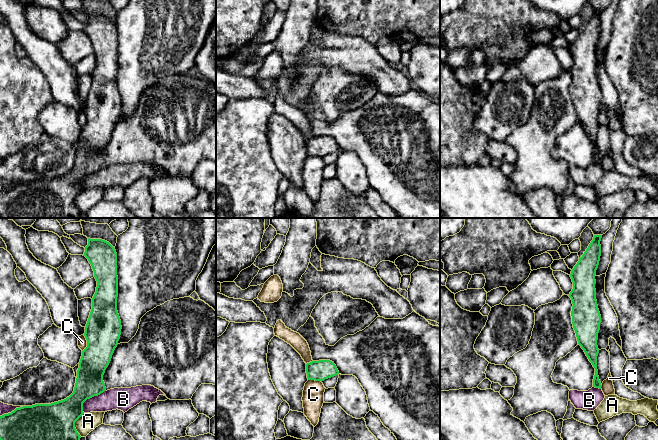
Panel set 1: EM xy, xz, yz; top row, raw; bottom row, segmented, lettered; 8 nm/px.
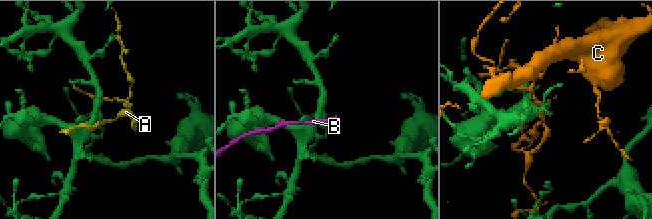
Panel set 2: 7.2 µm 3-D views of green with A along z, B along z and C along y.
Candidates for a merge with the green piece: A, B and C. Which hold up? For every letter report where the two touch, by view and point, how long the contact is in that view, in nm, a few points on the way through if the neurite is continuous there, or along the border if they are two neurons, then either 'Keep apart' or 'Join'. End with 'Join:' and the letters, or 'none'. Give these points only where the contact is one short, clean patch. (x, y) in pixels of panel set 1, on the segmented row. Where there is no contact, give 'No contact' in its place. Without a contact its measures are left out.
A: Touches green at xy (74, 425). Shared border 190 nm. Keep apart
B: Touches green at xy (90, 397). Shared border 260 nm. Keep apart
C: Touches green at xy (87, 343). Shared border 140 nm. Keep apart
Join: none

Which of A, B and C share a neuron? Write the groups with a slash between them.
A / B / C

